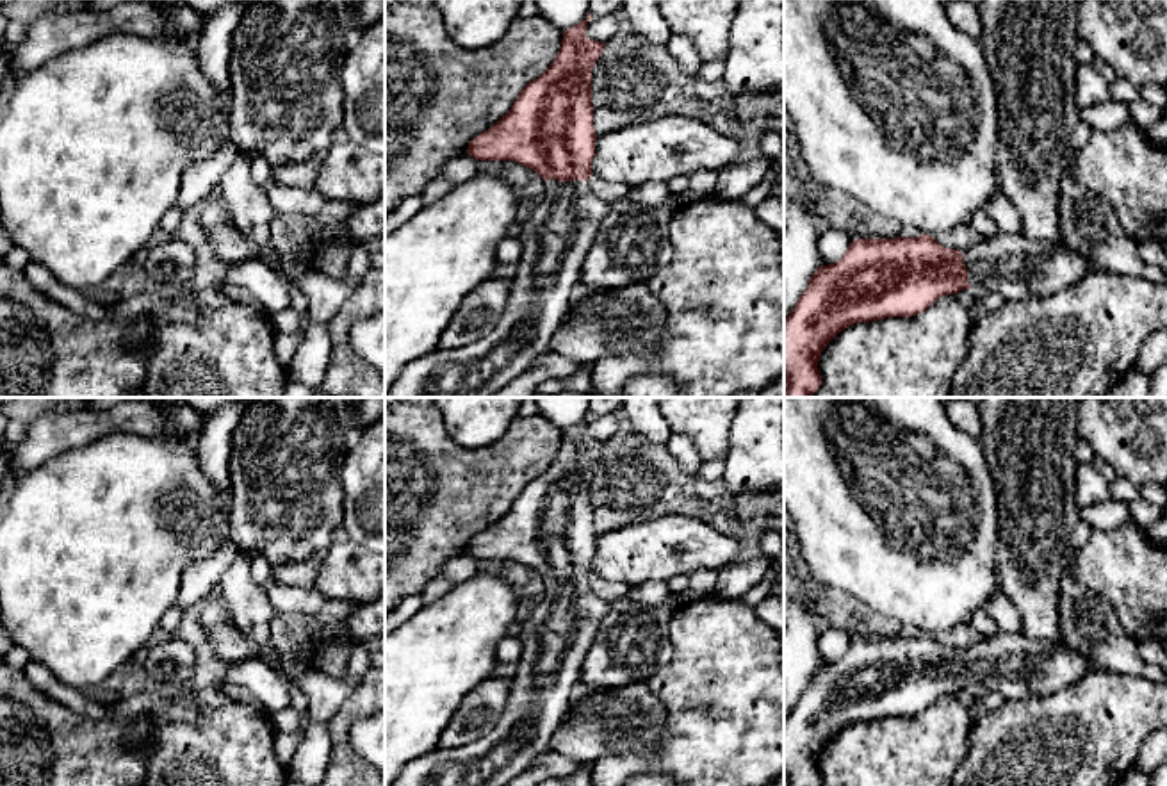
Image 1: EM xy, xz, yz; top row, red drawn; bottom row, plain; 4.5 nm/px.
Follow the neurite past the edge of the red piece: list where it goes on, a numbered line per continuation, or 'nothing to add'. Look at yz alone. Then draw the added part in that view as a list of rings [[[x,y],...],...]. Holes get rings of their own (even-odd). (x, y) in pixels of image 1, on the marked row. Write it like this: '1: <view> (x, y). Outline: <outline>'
1: yz (1018, 268). Outline: [[[1023,233],[978,237],[960,253],[969,285],[978,292],[998,292],[1005,301],[1051,296],[1098,269],[1062,241],[1051,244]]]

